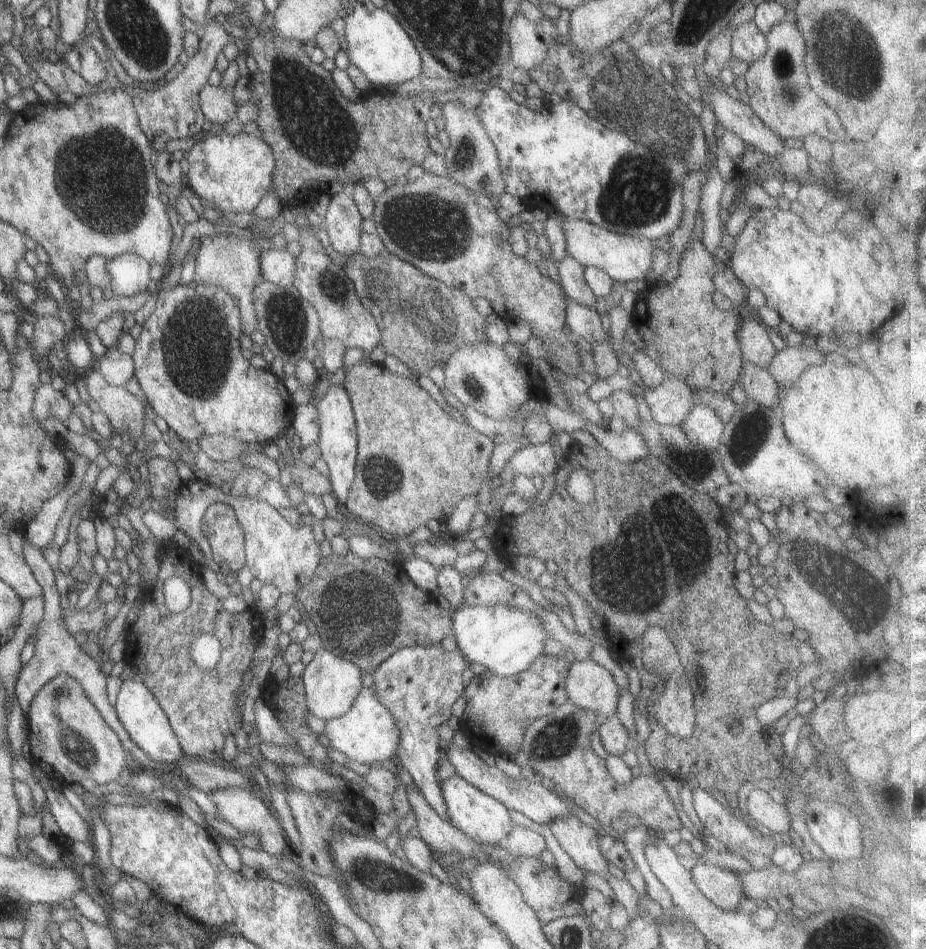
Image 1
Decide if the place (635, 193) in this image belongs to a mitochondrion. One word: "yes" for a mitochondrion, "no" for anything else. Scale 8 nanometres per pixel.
yes

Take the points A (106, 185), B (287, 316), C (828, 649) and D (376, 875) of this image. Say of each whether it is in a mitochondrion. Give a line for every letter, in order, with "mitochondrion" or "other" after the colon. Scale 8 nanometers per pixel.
A: mitochondrion
B: mitochondrion
C: other
D: mitochondrion

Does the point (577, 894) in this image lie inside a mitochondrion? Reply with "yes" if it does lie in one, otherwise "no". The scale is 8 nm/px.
no

